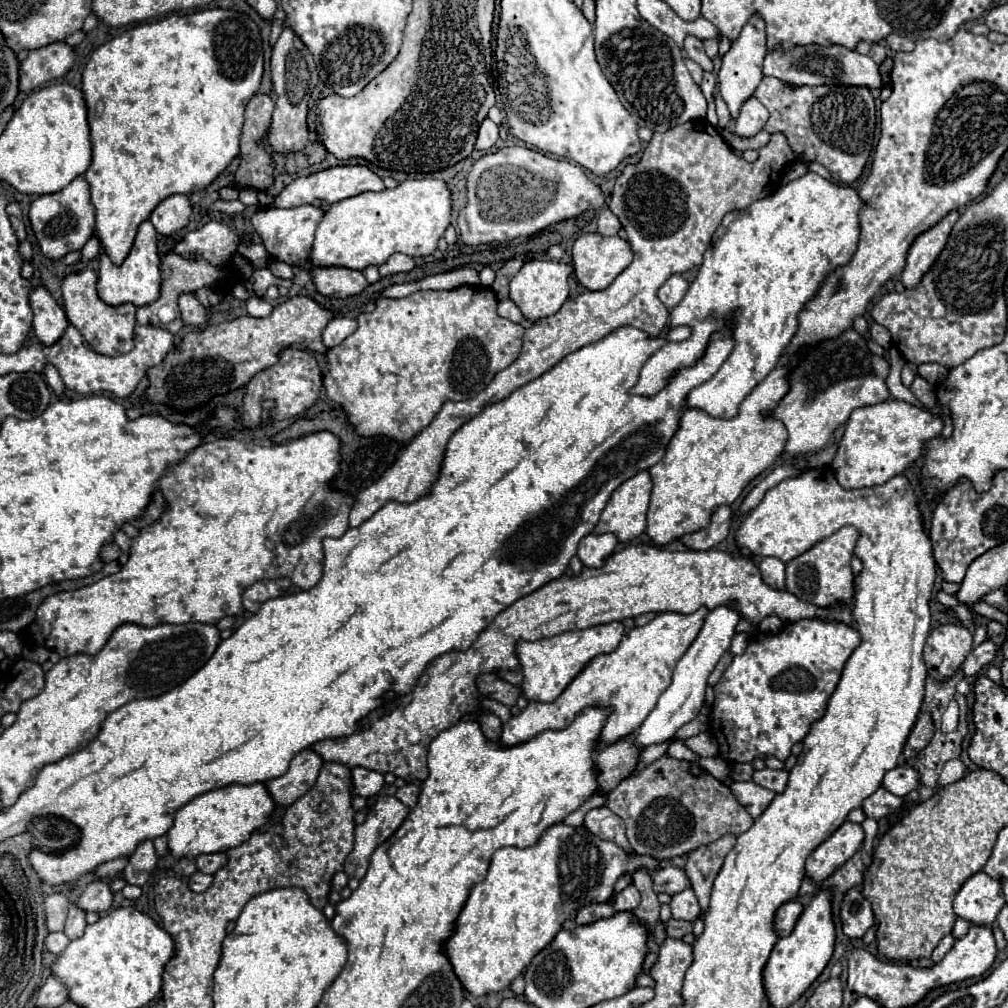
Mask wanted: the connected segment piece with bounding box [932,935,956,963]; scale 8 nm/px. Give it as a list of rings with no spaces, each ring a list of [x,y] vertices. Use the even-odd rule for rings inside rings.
[[[946,935],[940,943],[938,943],[938,947],[934,949],[934,953],[932,953],[932,961],[934,963],[938,963],[938,961],[942,961],[942,957],[952,949],[952,945],[954,945],[954,935]]]

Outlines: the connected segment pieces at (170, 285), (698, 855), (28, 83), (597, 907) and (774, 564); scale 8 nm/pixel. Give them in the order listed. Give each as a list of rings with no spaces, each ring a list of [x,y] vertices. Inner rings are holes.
[[[170,251],[170,253],[166,253],[166,255],[162,257],[160,273],[162,273],[160,297],[158,297],[154,303],[150,303],[150,305],[138,307],[138,311],[136,311],[136,321],[138,321],[140,325],[144,325],[144,323],[150,323],[150,325],[162,325],[162,323],[158,321],[156,313],[158,313],[158,309],[160,309],[162,305],[172,305],[172,307],[176,309],[176,319],[174,319],[172,325],[168,325],[166,329],[168,329],[170,333],[174,333],[174,335],[176,335],[176,333],[182,329],[182,325],[184,325],[182,319],[180,319],[180,315],[178,315],[178,297],[180,297],[184,291],[196,291],[196,289],[200,289],[200,287],[216,287],[216,285],[222,285],[222,283],[228,279],[228,273],[226,273],[224,269],[218,269],[218,267],[210,265],[210,263],[204,261],[204,259],[188,261],[188,259],[180,257],[180,255],[174,253],[174,251]]]
[[[724,835],[722,839],[710,843],[710,845],[702,845],[698,849],[694,849],[688,857],[684,871],[686,871],[688,879],[692,881],[692,889],[700,901],[702,911],[708,907],[712,883],[724,863],[724,857],[734,847],[734,843],[736,843],[734,835]]]
[[[52,43],[28,53],[20,63],[20,91],[32,93],[40,85],[62,77],[74,63],[74,51],[66,43]]]
[[[592,903],[592,905],[586,905],[578,911],[576,915],[576,923],[578,925],[590,925],[594,921],[600,921],[600,919],[606,919],[606,917],[612,917],[616,911],[612,905],[608,903]]]
[[[762,557],[762,559],[758,559],[758,567],[760,567],[764,583],[768,583],[772,589],[784,589],[784,583],[786,583],[784,569],[786,569],[786,565],[780,559]]]

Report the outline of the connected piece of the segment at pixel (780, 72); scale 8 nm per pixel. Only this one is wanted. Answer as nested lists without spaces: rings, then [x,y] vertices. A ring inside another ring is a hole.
[[[806,45],[794,47],[792,51],[784,53],[776,49],[764,59],[762,67],[764,77],[778,77],[780,81],[804,87],[804,85],[848,85],[848,87],[868,87],[868,89],[882,89],[882,79],[878,73],[878,65],[868,57],[860,55],[858,51],[850,51],[840,45],[820,47],[820,45]]]

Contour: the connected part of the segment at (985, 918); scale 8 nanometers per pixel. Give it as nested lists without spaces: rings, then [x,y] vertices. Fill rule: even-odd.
[[[978,871],[958,891],[954,913],[974,925],[992,925],[1004,905],[1002,883],[984,871]]]

